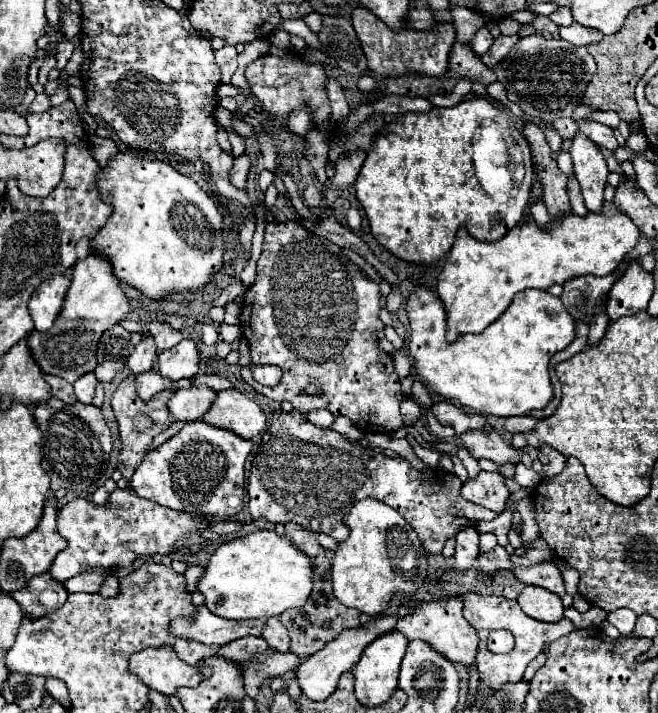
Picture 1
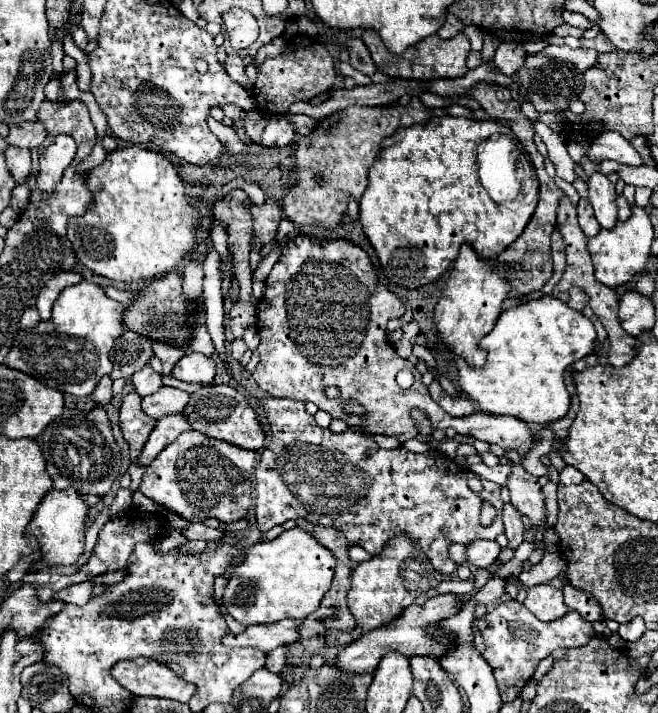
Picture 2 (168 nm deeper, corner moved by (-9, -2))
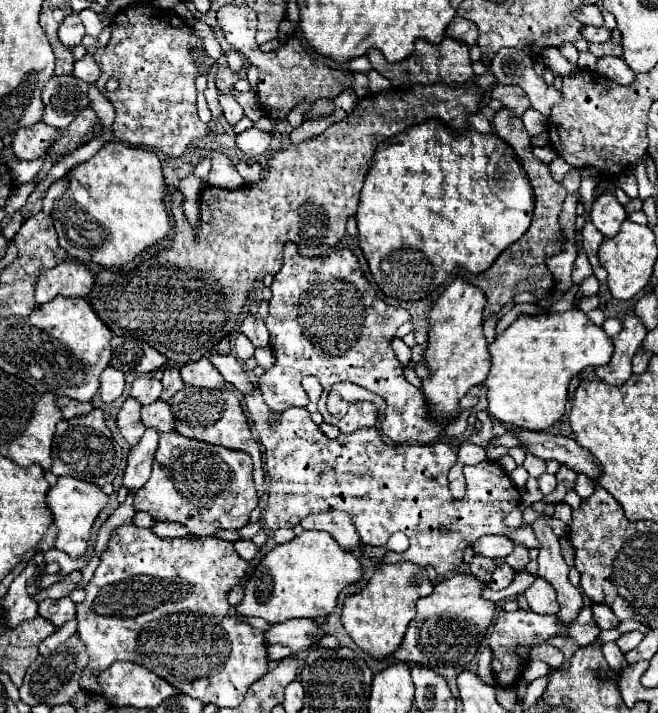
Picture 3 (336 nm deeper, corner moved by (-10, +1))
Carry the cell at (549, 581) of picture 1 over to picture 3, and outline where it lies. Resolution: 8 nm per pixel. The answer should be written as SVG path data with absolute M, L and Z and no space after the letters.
M592 605L592 613L594 613L594 621L598 623L600 629L614 629L620 625L618 617L614 617L612 609L606 605Z

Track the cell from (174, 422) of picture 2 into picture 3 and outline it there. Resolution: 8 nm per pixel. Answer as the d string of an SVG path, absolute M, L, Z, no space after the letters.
M146 429L138 445L130 449L128 465L126 465L124 479L122 479L122 485L128 491L142 489L142 485L150 479L150 469L152 469L156 447L158 447L158 433L154 429Z

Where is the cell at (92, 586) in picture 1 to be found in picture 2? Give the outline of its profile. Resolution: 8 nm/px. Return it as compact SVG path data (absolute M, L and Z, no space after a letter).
M81 582L81 584L73 584L69 588L63 588L61 592L57 592L57 596L53 596L55 600L63 600L69 604L77 604L77 606L85 606L91 598L93 598L93 586L95 582Z

